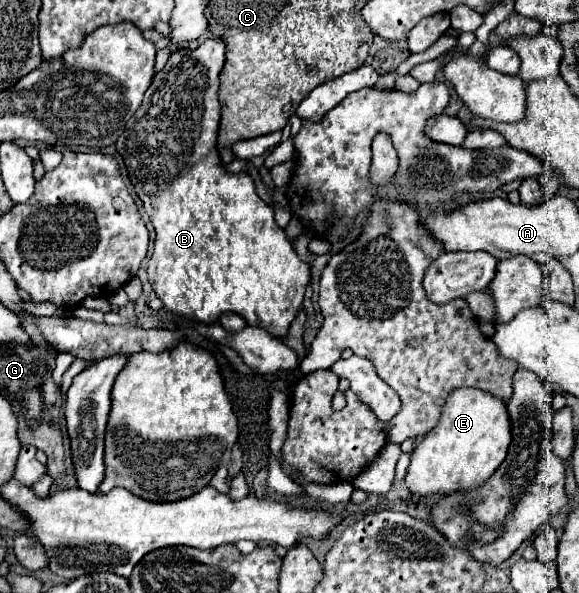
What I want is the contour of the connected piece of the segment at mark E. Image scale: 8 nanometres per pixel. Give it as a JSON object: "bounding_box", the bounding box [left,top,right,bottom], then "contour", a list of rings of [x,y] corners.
{"bounding_box":[404,388,510,496],"contour":[[[476,388],[454,390],[444,404],[440,422],[414,448],[404,482],[408,490],[418,496],[480,488],[504,462],[508,446],[510,420],[504,402]]]}

